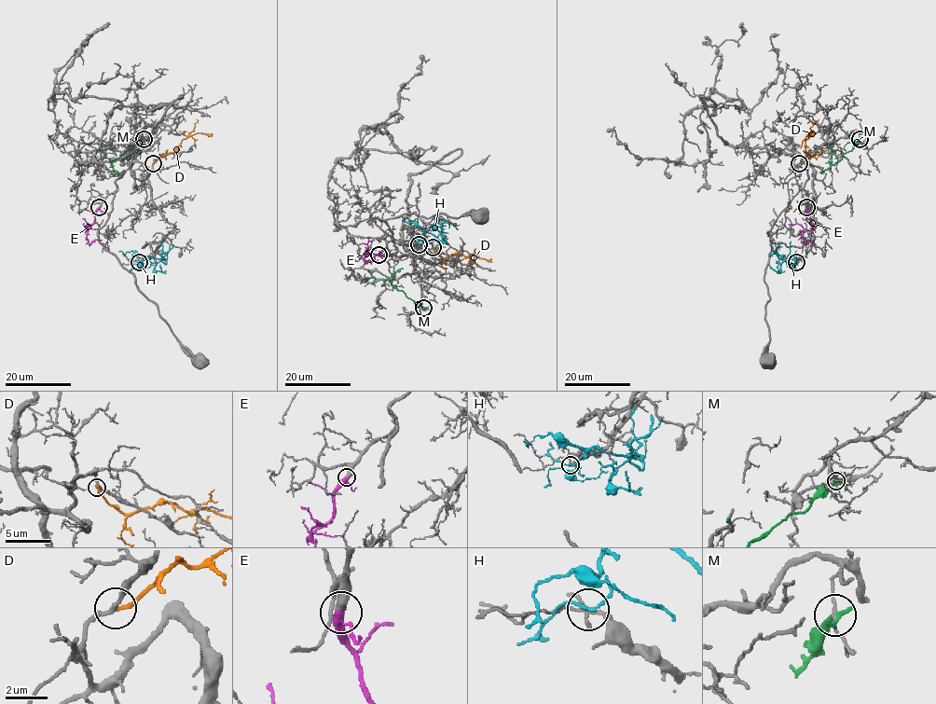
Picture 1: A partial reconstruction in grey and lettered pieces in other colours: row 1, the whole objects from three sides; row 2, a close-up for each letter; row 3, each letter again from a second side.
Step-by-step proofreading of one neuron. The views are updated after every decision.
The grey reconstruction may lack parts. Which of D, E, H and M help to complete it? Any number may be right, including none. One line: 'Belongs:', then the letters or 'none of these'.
Belongs: E

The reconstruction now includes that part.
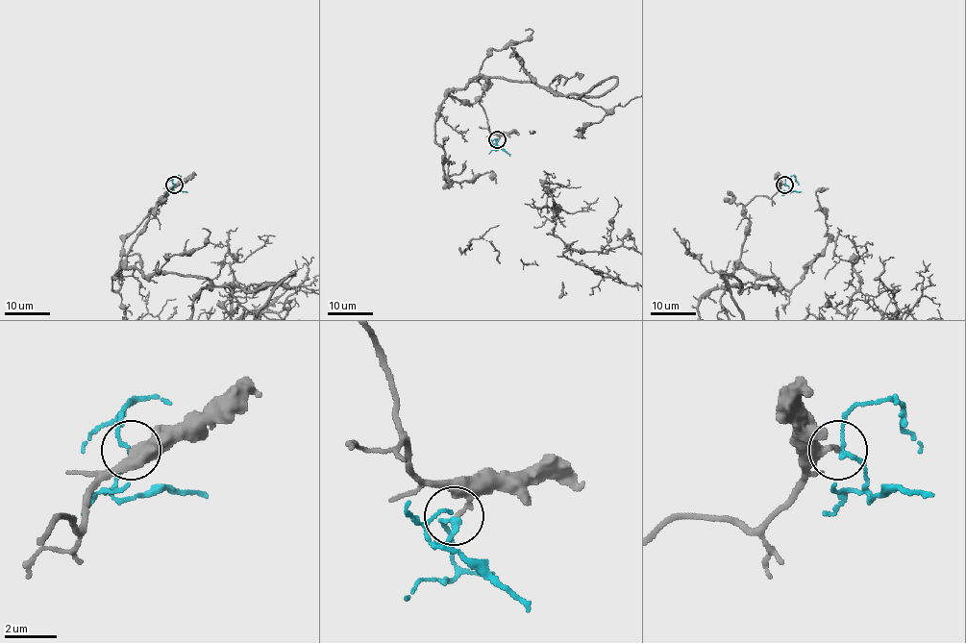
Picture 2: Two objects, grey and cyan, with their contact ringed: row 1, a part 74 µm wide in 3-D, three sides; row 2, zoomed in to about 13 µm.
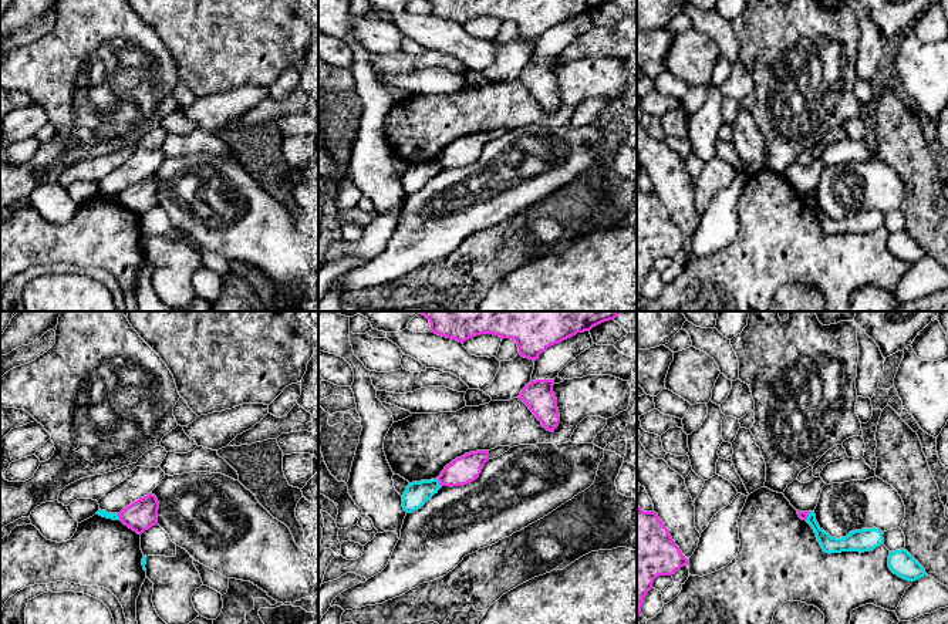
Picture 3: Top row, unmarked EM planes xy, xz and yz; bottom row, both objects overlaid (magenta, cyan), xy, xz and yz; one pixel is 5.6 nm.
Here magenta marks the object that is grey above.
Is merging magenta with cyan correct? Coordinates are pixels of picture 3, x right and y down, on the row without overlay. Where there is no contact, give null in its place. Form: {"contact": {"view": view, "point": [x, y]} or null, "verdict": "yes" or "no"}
{"contact": {"view": "xz", "point": [439, 164]}, "verdict": "no"}

